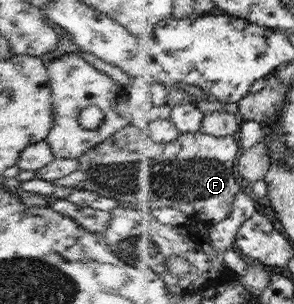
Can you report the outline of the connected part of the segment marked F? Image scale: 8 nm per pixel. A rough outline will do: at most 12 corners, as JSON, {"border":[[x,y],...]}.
{"border":[[120,130],[54,181],[119,203],[137,230],[175,207],[235,210],[237,135]]}

